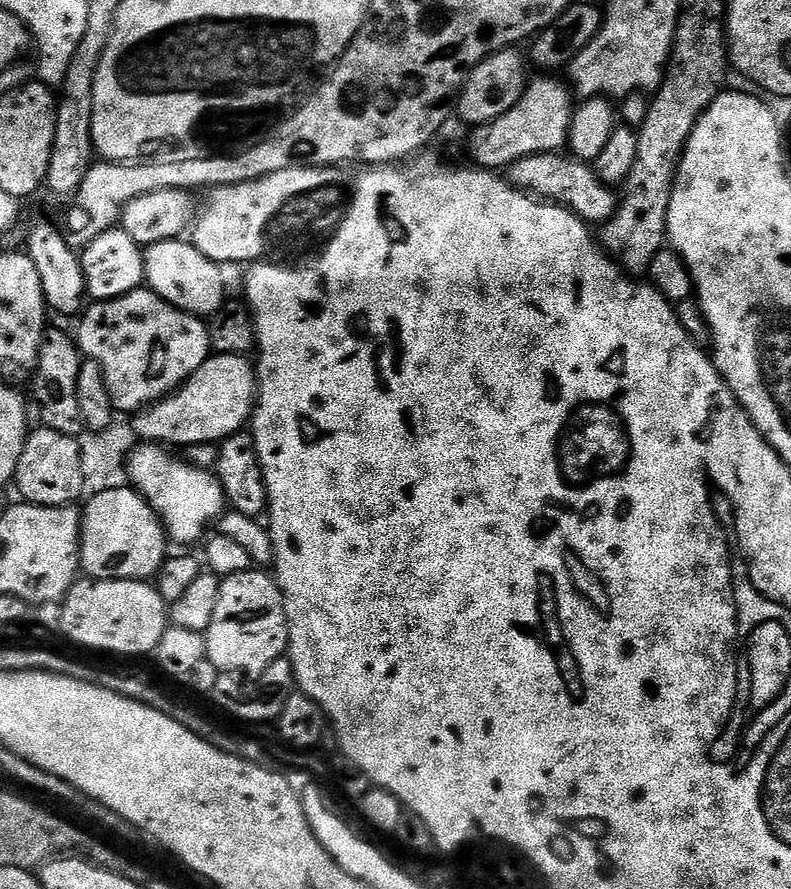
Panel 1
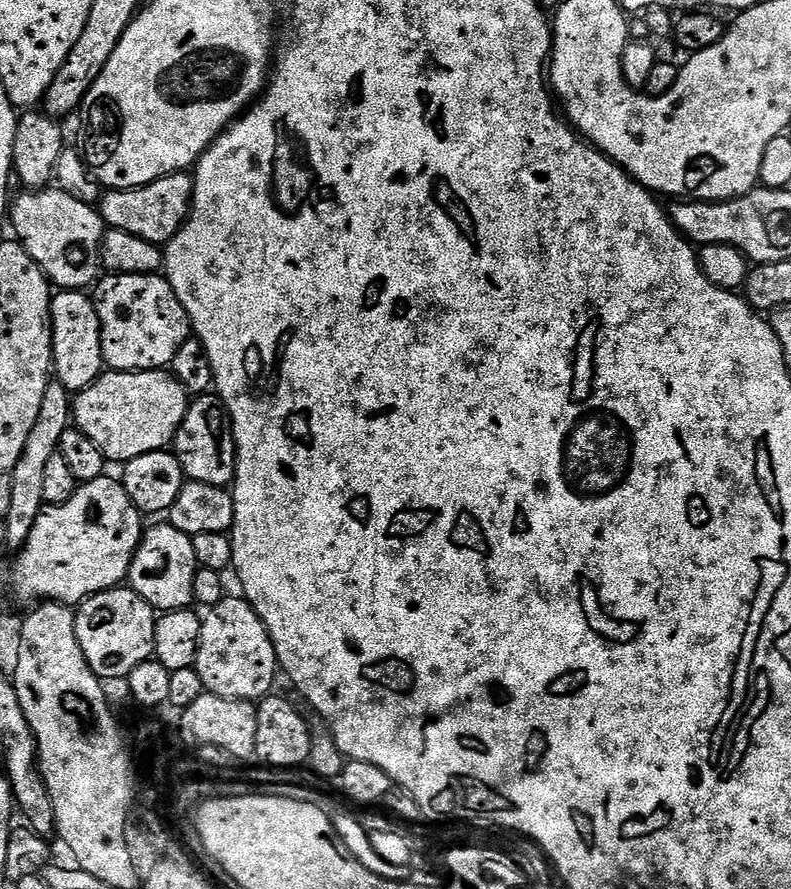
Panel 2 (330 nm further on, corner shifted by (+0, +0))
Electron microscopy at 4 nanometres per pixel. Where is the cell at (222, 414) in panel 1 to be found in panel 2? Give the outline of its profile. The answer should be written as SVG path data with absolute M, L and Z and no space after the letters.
M153 370L151 372L113 372L105 371L100 377L94 381L86 390L75 393L72 400L72 419L75 427L82 430L82 434L86 434L86 438L90 438L90 442L94 442L94 446L98 446L98 450L102 450L105 461L123 461L127 462L138 458L142 454L150 454L167 449L172 443L172 439L176 436L178 426L186 418L186 410L190 403L190 394L185 390L179 382L173 378L171 371L168 370Z

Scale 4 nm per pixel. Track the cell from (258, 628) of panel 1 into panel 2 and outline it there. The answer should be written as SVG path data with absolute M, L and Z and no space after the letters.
M225 595L222 602L207 609L200 626L200 649L194 667L202 678L205 693L259 702L273 691L276 672L278 676L276 651L256 611L247 600L236 596Z

